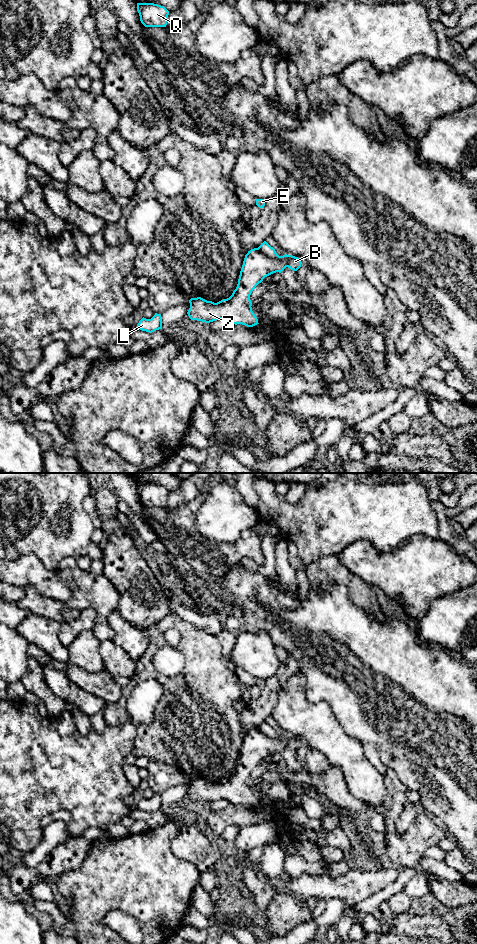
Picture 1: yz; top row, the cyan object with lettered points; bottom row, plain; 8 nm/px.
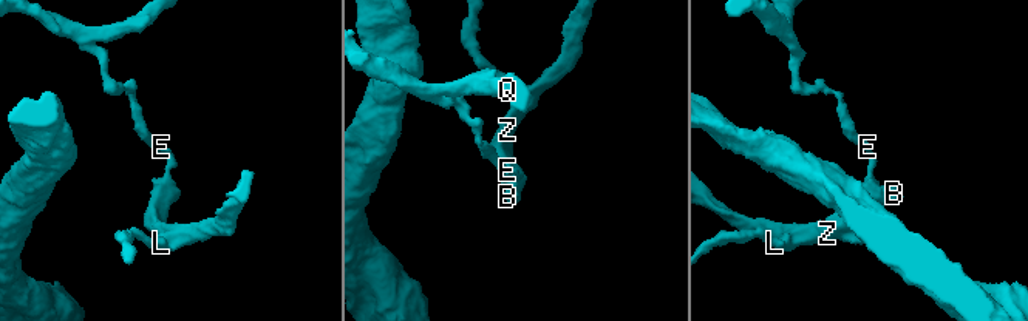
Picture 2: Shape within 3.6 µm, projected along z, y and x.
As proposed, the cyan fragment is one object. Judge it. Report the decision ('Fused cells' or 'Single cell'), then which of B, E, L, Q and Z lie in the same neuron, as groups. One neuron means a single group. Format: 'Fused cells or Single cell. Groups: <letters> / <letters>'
Fused cells. Groups: B L Z / E Q

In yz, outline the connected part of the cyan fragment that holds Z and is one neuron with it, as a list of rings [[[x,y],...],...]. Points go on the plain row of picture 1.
[[[258,728],[251,729],[245,735],[238,764],[232,775],[217,783],[201,777],[191,778],[187,794],[191,800],[205,803],[225,799],[230,804],[253,807],[259,803],[252,791],[251,772],[265,757],[276,752],[281,753],[286,747],[297,751],[301,744],[301,739],[292,735],[285,734],[271,739]]]

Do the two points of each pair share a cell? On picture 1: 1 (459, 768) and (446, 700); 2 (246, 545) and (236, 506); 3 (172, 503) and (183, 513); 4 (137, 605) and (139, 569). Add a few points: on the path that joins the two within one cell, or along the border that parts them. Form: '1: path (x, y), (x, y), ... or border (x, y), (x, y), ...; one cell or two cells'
1: path (459, 751), (459, 748), (446, 735), (446, 717); one cell
2: border (253, 527), (246, 530), (237, 540), (222, 543); two cells
3: border (197, 494), (173, 510), (166, 508); two cells
4: path (138, 596), (138, 578); one cell

